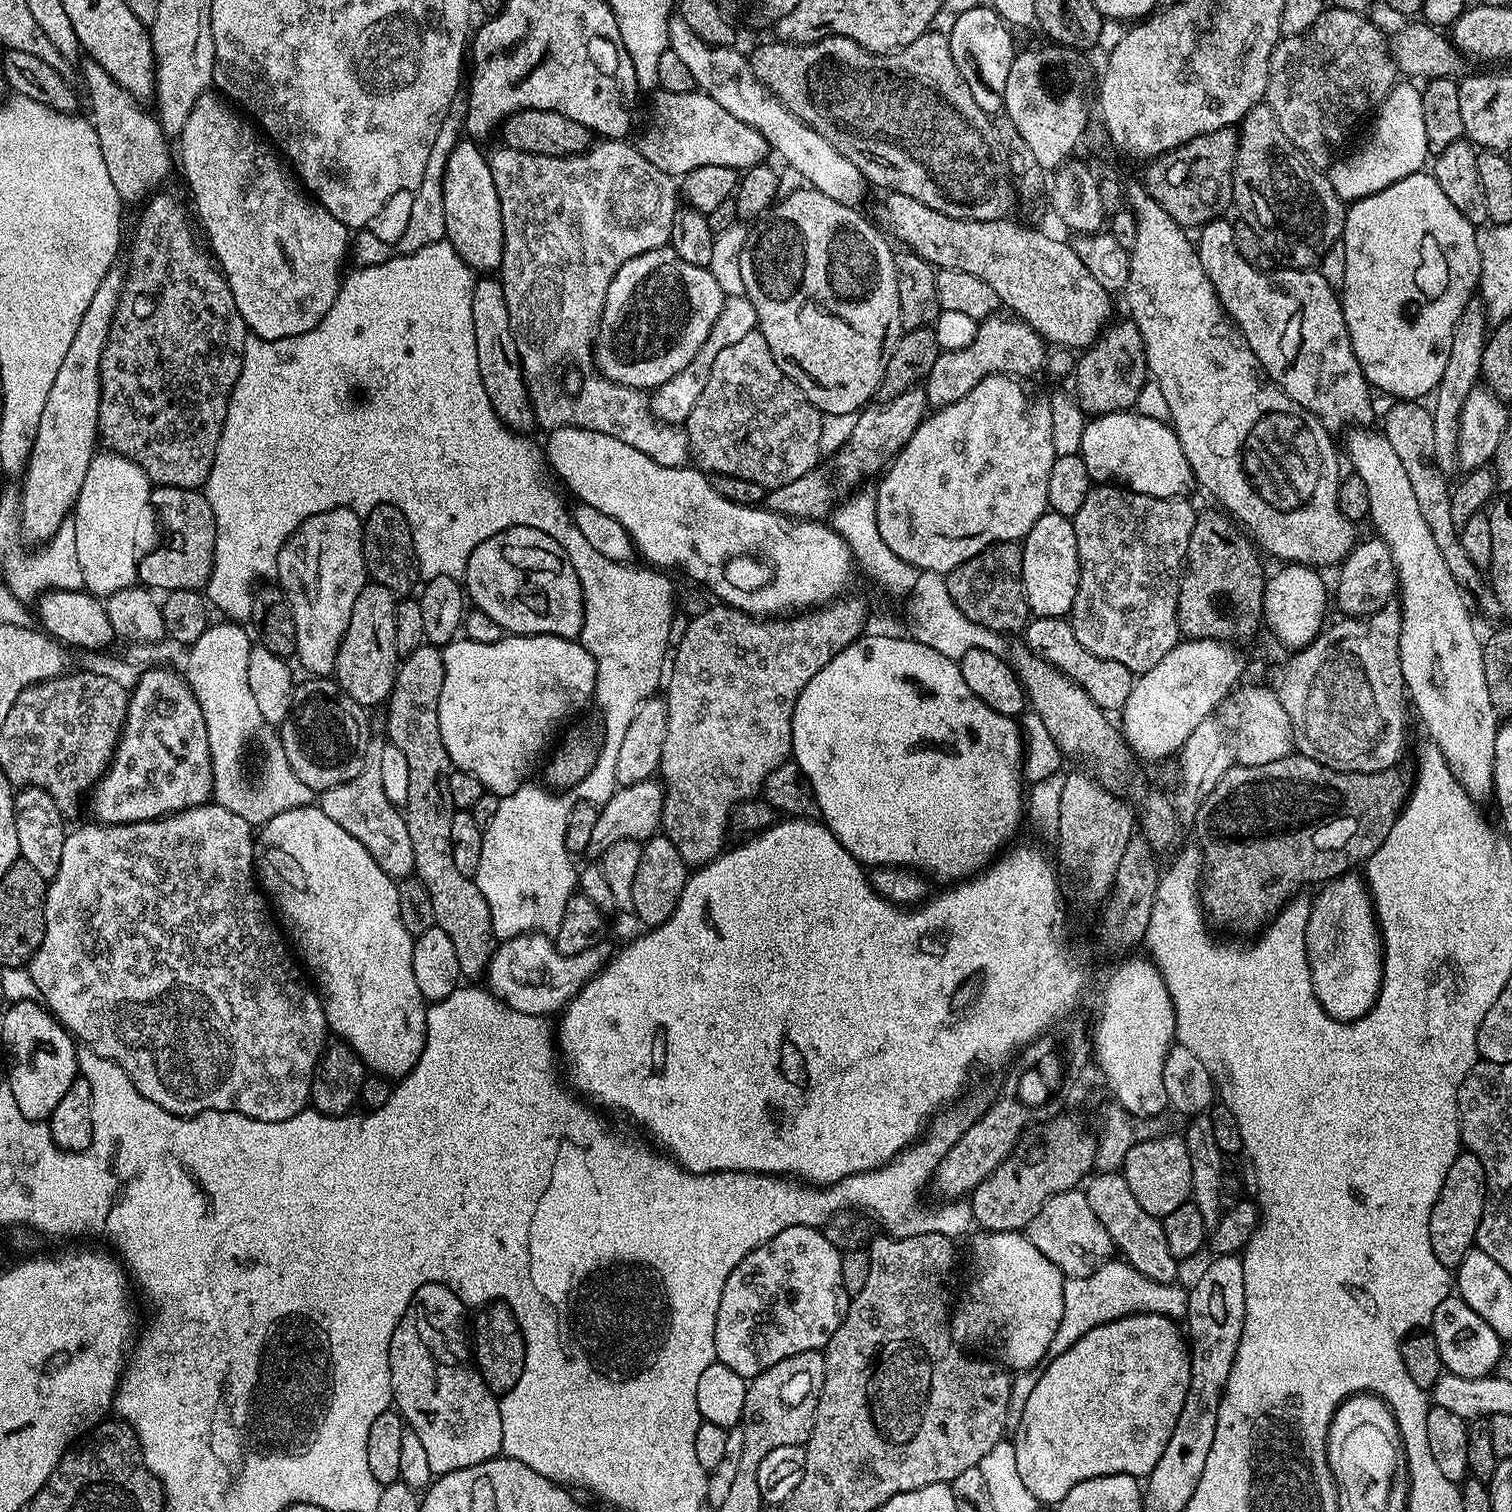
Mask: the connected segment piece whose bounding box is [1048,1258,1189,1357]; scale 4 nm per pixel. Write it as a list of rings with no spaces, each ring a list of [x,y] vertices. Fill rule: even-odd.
[[[1120,1258],[1101,1263],[1086,1278],[1065,1279],[1062,1322],[1058,1322],[1058,1330],[1054,1330],[1054,1342],[1050,1342],[1048,1356],[1057,1356],[1070,1350],[1070,1346],[1074,1346],[1074,1342],[1078,1342],[1078,1338],[1082,1338],[1090,1330],[1123,1316],[1132,1316],[1135,1312],[1162,1314],[1174,1321],[1187,1317],[1189,1289],[1179,1288],[1178,1285],[1176,1282],[1154,1282],[1138,1274],[1138,1270],[1134,1270]]]

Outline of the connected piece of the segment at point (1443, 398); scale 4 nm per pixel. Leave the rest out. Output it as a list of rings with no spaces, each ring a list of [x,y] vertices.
[[[1473,298],[1462,310],[1462,318],[1458,318],[1458,326],[1454,326],[1454,342],[1450,342],[1450,359],[1446,362],[1446,370],[1442,373],[1439,386],[1434,393],[1436,405],[1430,411],[1434,418],[1434,442],[1436,443],[1436,463],[1440,471],[1448,474],[1451,468],[1457,467],[1457,444],[1459,442],[1459,416],[1467,395],[1481,383],[1482,352],[1490,335],[1490,321],[1484,301]]]

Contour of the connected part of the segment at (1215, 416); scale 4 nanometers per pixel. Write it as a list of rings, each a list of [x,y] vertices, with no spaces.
[[[1136,182],[1136,184],[1131,185],[1129,183],[1127,185],[1126,204],[1134,214],[1138,234],[1134,238],[1134,246],[1130,250],[1129,278],[1123,286],[1122,296],[1128,299],[1127,315],[1141,331],[1142,342],[1145,344],[1147,371],[1150,373],[1151,379],[1162,388],[1163,397],[1166,398],[1169,407],[1169,421],[1172,429],[1176,431],[1178,442],[1182,442],[1182,454],[1186,454],[1195,483],[1199,487],[1201,484],[1218,503],[1225,504],[1225,506],[1220,506],[1227,509],[1247,529],[1251,539],[1261,549],[1264,547],[1270,555],[1277,556],[1280,562],[1306,564],[1317,570],[1324,570],[1327,564],[1339,565],[1347,559],[1352,549],[1357,545],[1358,536],[1356,536],[1357,525],[1346,519],[1340,513],[1340,507],[1338,506],[1338,490],[1340,489],[1342,471],[1340,472],[1340,456],[1336,453],[1335,442],[1332,441],[1333,433],[1325,428],[1322,421],[1309,408],[1303,408],[1301,404],[1294,402],[1291,396],[1284,393],[1268,377],[1268,373],[1258,362],[1254,350],[1250,350],[1246,338],[1240,333],[1240,327],[1232,323],[1231,318],[1225,313],[1224,307],[1221,306],[1210,278],[1206,278],[1206,270],[1202,270],[1202,262],[1200,261],[1200,255],[1196,252],[1193,237],[1192,240],[1188,237],[1191,235],[1184,227],[1178,222],[1174,222],[1174,218],[1170,218],[1170,214],[1166,214],[1162,205],[1156,202],[1152,195],[1145,190],[1143,183]]]

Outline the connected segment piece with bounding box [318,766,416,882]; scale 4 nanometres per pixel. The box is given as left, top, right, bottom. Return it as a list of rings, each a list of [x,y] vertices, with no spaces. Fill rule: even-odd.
[[[368,766],[358,778],[346,782],[342,786],[334,786],[330,790],[319,793],[318,806],[326,818],[338,822],[346,834],[358,838],[362,846],[382,866],[386,875],[399,882],[406,876],[413,875],[416,867],[414,846],[410,846],[410,830],[404,821],[403,811],[386,798],[386,790],[382,790],[382,778],[379,767]]]

